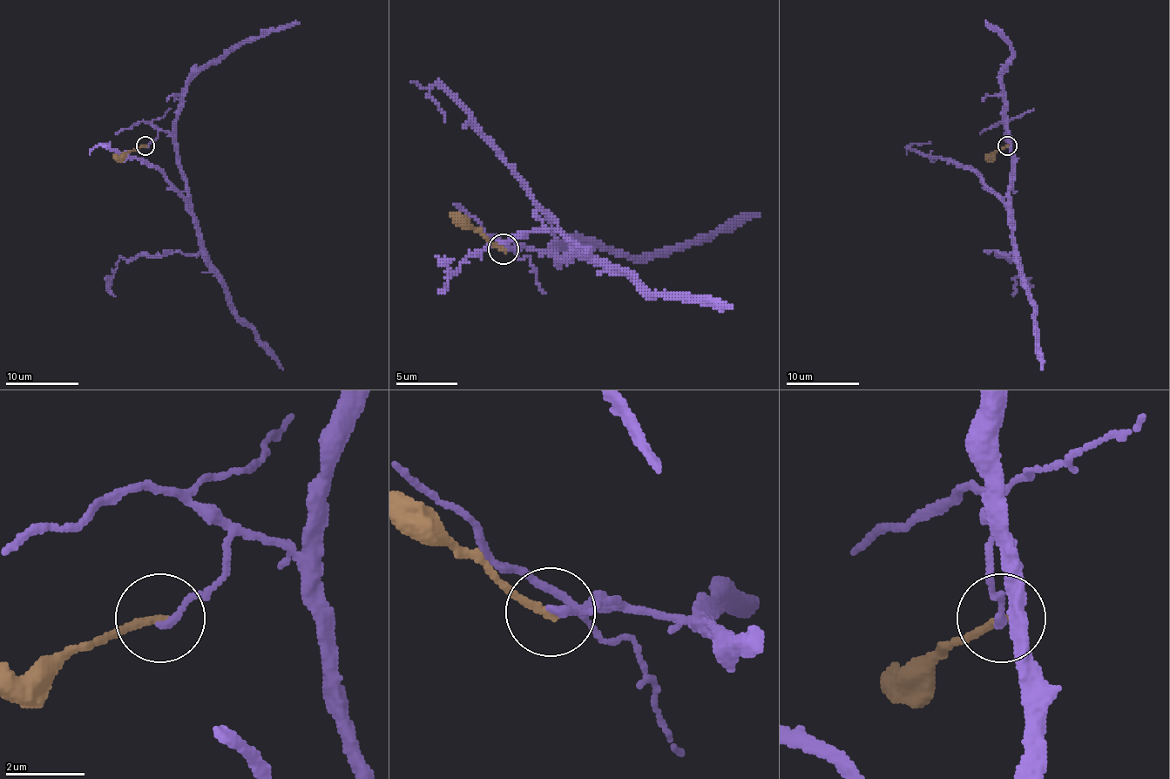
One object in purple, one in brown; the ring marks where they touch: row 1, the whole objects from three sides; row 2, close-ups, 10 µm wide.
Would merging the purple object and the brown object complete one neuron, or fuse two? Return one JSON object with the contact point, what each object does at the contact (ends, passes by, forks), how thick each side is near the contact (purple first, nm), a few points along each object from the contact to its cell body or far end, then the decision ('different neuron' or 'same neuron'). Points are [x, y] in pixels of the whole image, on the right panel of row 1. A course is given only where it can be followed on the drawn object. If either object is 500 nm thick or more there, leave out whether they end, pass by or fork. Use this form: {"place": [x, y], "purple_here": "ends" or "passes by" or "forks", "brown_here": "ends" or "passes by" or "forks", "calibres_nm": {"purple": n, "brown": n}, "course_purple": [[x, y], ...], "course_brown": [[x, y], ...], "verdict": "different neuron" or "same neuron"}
{"place": [1007, 145], "purple_here": "ends", "brown_here": "ends", "calibres_nm": {"purple": 180, "brown": 200}, "course_purple": [[1007, 147], [1007, 131], [1011, 159], [1010, 217], [1015, 260], [1033, 307], [1035, 348], [1043, 369]], "course_brown": [[1007, 145], [993, 156], [985, 154]], "verdict": "different neuron"}

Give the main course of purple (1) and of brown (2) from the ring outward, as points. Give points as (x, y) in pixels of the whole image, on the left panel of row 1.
1: (145, 147), (159, 131), (172, 138), (204, 260), (224, 287), (231, 307), (282, 369)
2: (145, 145), (121, 156), (113, 154)

